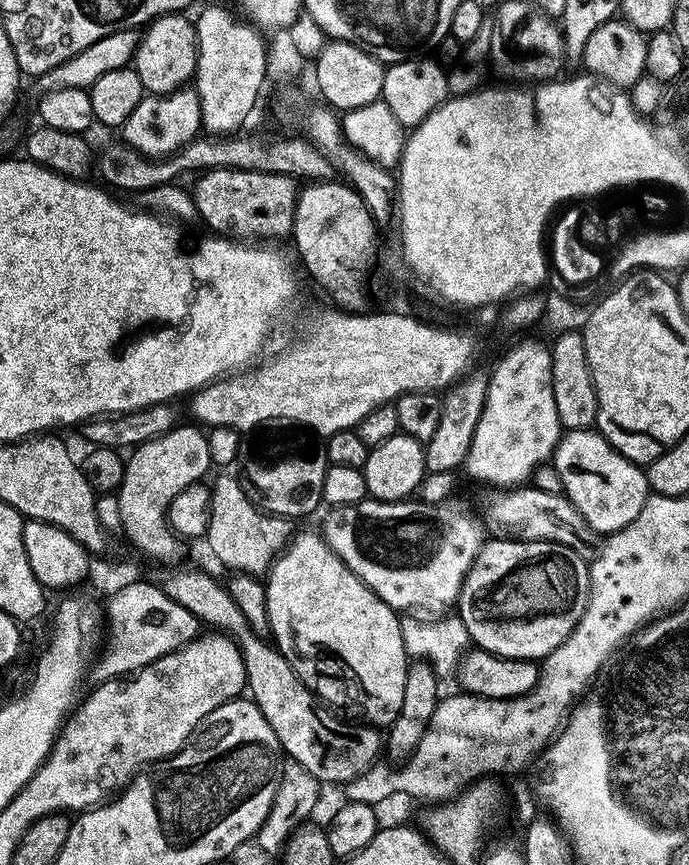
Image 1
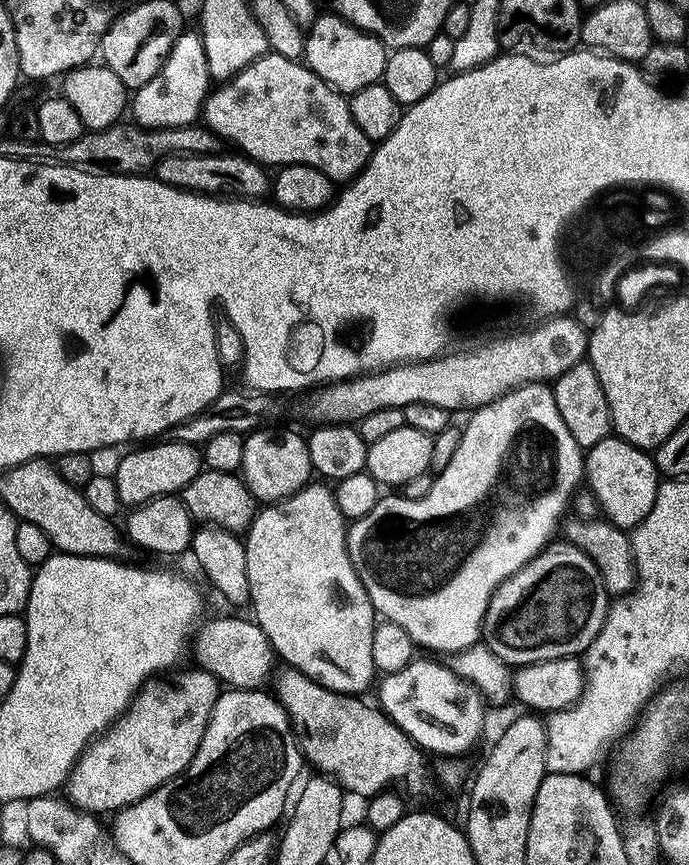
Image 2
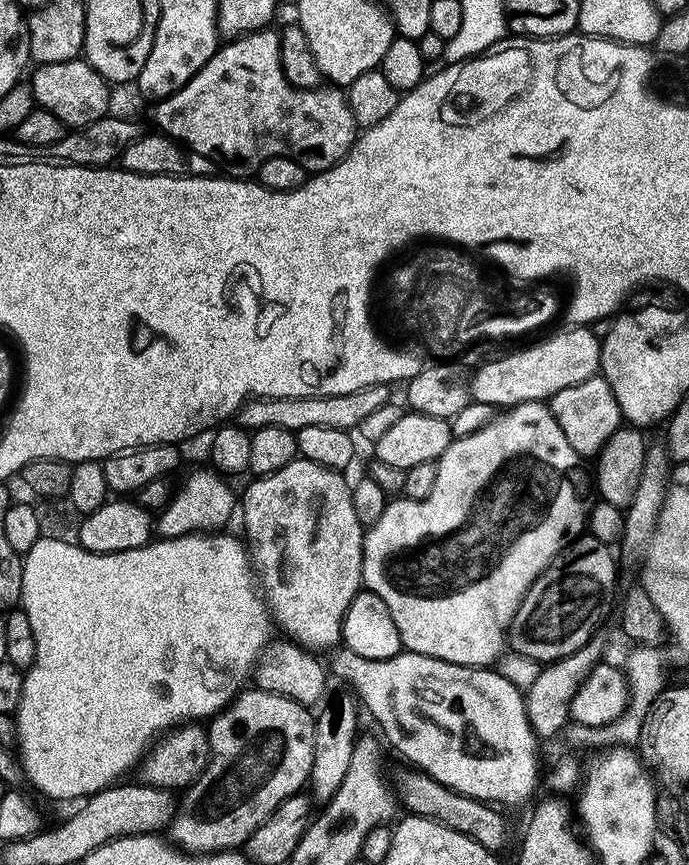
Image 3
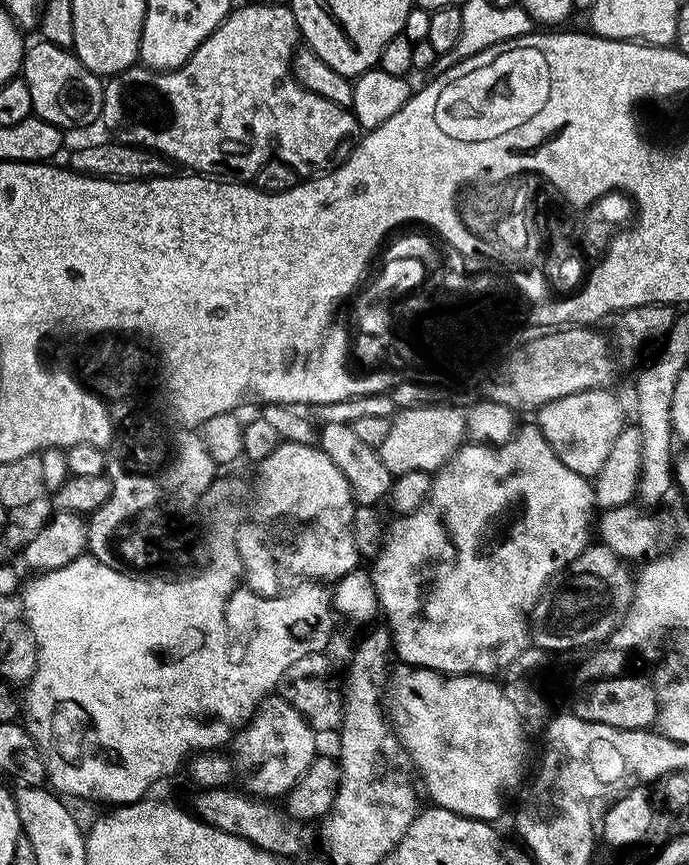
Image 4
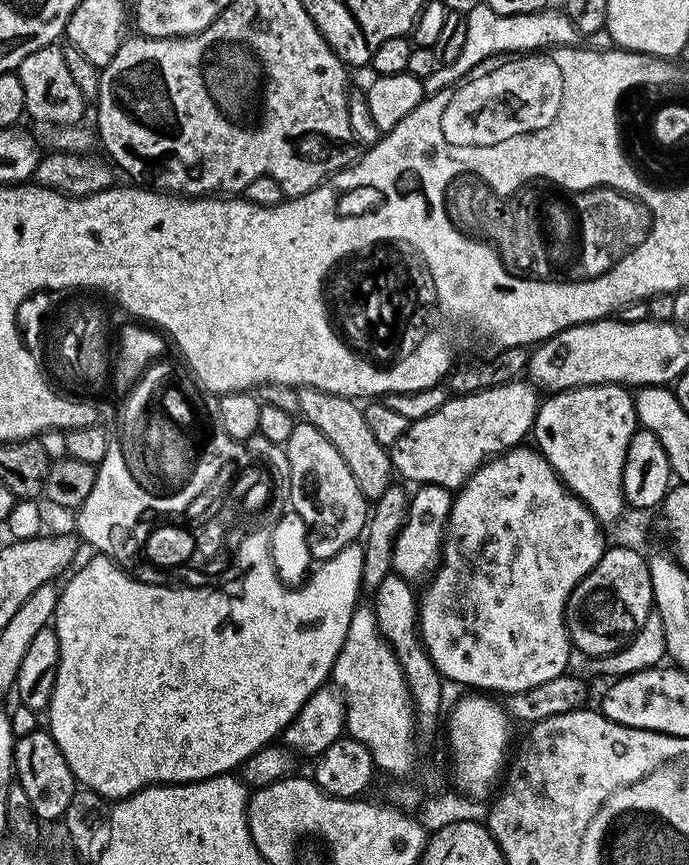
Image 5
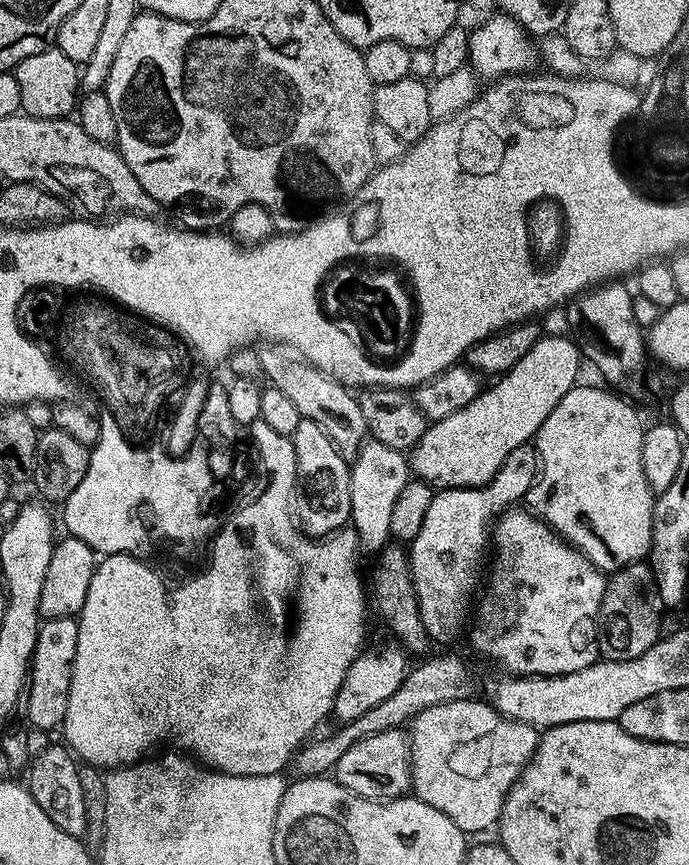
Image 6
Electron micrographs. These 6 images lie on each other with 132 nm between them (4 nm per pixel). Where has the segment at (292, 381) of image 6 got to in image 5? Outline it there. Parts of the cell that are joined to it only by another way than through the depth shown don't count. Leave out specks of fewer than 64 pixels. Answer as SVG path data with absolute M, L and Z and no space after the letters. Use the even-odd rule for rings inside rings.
M301 388L298 391L299 415L303 423L322 431L330 444L342 455L342 460L354 474L359 489L370 502L382 496L394 480L391 455L380 442L375 441L367 428L363 409L351 398L330 394L321 388Z

